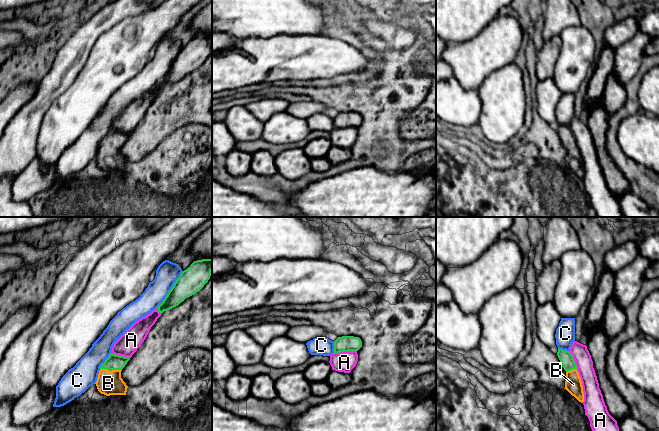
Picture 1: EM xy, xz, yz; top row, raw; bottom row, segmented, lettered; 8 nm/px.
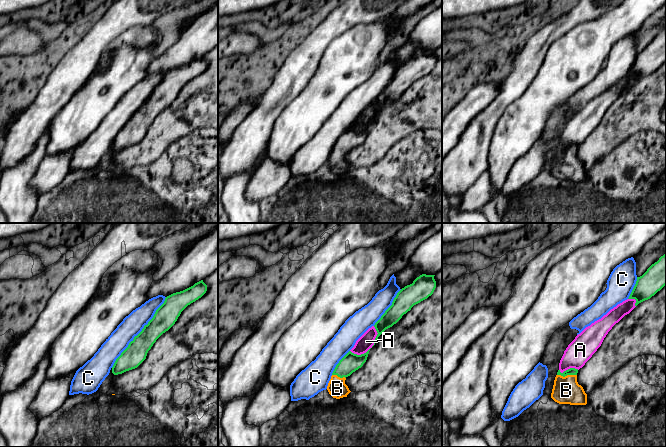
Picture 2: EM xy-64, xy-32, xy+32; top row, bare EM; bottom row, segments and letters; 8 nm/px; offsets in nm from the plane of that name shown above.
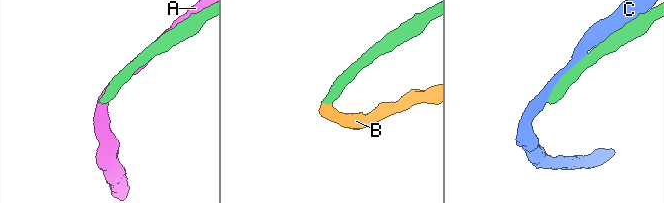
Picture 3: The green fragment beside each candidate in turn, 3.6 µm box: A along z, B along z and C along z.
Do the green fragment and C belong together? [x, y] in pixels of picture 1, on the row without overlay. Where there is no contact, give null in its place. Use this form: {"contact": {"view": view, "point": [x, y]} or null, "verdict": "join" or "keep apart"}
{"contact": {"view": "xy", "point": [171, 65]}, "verdict": "keep apart"}

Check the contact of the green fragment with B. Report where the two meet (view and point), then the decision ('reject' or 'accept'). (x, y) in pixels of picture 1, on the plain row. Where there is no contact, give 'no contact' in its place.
contact xy (111, 146); accept

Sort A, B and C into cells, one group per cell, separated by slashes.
A / B / C

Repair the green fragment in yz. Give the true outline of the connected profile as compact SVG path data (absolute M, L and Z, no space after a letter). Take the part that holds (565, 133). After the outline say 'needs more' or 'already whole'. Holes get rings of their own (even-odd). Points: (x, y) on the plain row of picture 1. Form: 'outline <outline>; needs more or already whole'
outline M558 124L557 132L561 138L562 143L566 147L566 157L564 165L566 165L579 178L583 179L583 162L572 130L570 129L570 127Z; needs more

